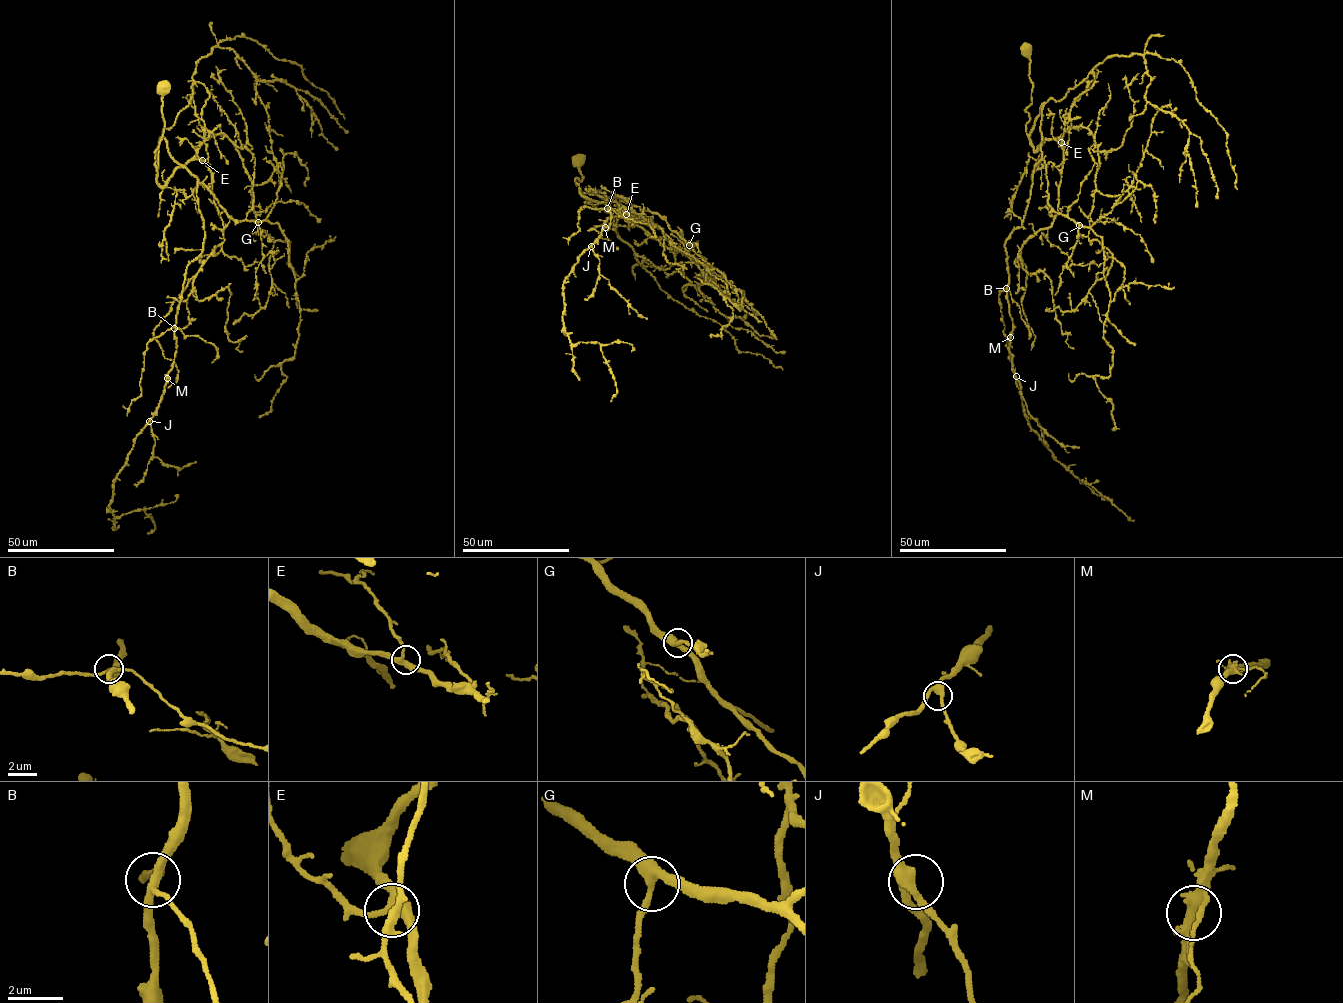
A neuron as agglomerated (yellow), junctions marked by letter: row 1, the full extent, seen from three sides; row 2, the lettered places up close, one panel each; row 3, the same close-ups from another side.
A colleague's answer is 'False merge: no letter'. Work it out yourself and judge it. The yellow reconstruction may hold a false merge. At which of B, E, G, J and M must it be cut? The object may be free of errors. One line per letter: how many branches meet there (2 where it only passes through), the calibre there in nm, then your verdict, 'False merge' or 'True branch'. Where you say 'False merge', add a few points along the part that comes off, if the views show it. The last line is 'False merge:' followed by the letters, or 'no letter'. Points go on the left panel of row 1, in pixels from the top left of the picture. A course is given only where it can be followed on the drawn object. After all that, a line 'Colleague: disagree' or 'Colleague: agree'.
B: Branches: 4. Thickness 320 nm. True branch
E: Branches: 3. Thickness 360 nm. True branch
G: Branches: 3. Thickness 400 nm. True branch
J: Branches: 3. Thickness 360 nm. True branch
M: Branches: 4. Thickness 360 nm. True branch
False merge: no letter
Colleague: agree

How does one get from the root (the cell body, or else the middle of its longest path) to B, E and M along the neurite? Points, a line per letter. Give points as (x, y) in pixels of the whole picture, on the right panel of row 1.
B: (1025, 50), (1032, 85), (1026, 131), (1044, 104), (1042, 159), (1022, 226), (1005, 243), (1006, 288)
E: (1025, 50), (1032, 85), (1032, 104), (1025, 110), (1029, 117), (1027, 136), (1035, 151), (1045, 139), (1061, 142)
M: (1025, 50), (1032, 85), (1026, 131), (1044, 104), (1042, 159), (1022, 226), (1005, 243), (1010, 337)

